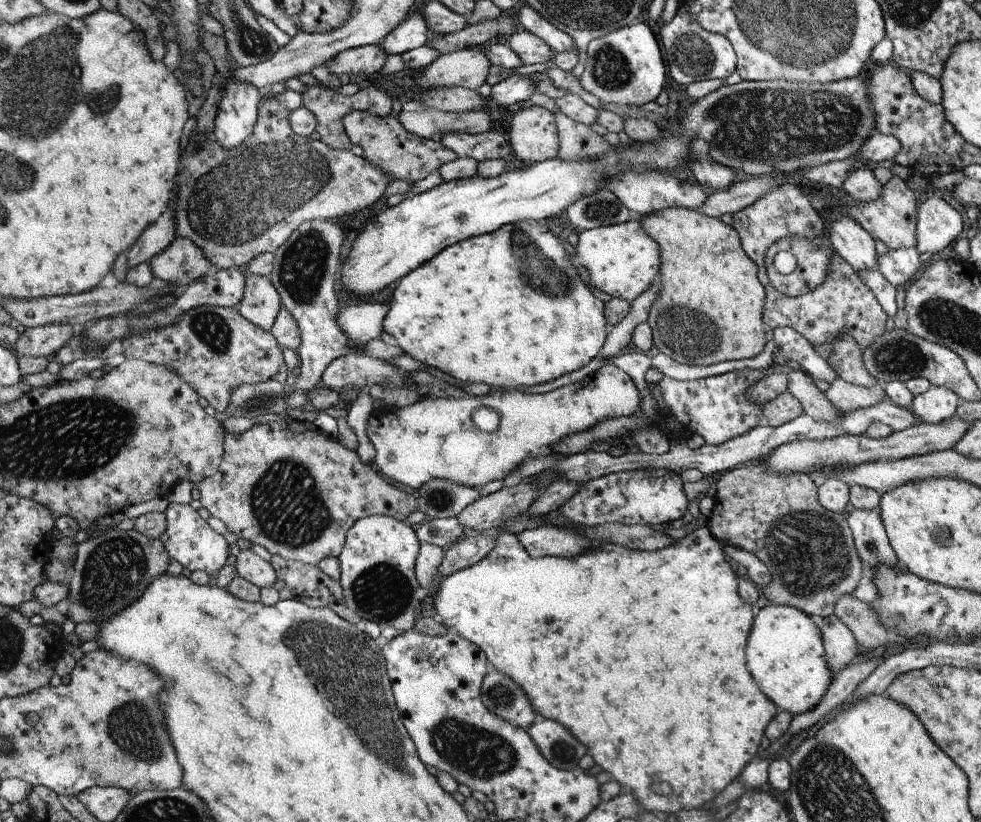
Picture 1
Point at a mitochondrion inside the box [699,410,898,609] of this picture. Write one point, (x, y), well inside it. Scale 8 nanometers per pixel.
(809, 552)

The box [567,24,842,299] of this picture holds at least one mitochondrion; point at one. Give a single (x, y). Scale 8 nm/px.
(693, 56)

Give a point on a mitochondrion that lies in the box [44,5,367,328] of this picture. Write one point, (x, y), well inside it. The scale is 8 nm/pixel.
(260, 186)

